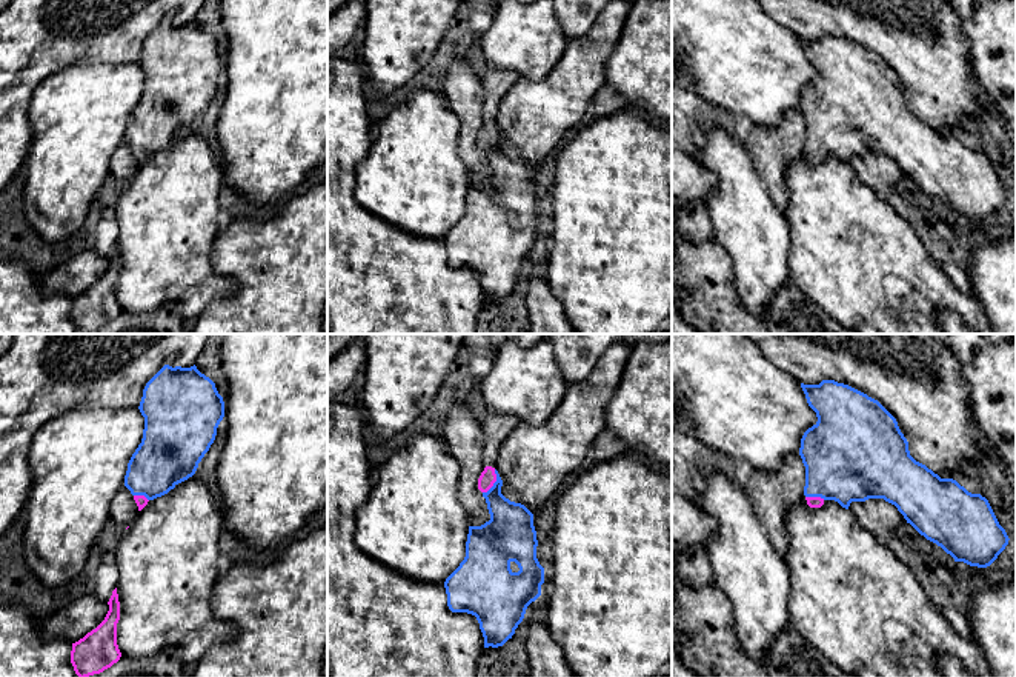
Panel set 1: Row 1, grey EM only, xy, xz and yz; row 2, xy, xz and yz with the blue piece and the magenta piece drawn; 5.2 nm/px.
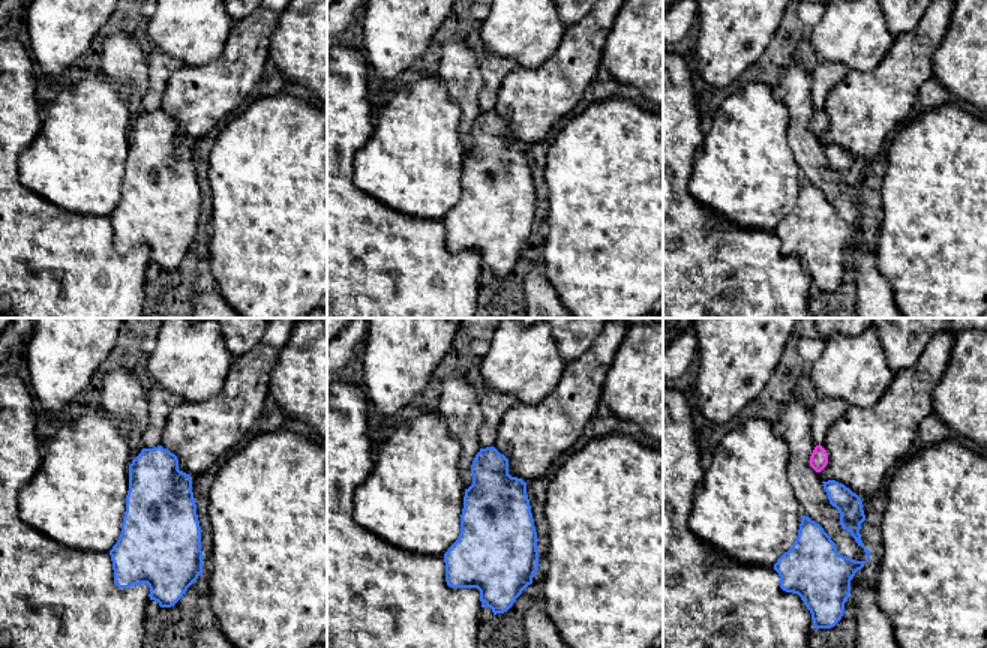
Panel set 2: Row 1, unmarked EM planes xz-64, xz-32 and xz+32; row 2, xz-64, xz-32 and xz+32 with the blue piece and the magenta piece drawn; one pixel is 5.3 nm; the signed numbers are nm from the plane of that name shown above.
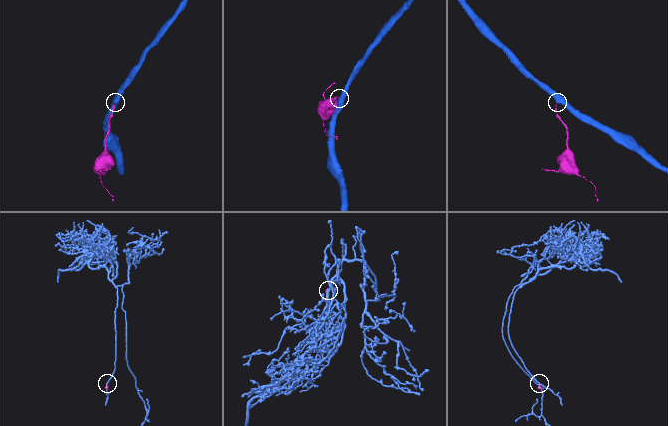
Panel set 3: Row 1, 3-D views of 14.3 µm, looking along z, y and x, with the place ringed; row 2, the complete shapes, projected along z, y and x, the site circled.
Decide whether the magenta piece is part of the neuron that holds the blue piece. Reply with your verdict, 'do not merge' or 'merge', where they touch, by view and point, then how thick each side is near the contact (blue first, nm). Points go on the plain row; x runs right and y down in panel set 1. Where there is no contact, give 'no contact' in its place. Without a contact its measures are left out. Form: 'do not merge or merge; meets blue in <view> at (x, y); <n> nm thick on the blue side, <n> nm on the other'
merge; meets blue in xz at (495, 137); 240 nm thick on the blue side, 90 nm on the other

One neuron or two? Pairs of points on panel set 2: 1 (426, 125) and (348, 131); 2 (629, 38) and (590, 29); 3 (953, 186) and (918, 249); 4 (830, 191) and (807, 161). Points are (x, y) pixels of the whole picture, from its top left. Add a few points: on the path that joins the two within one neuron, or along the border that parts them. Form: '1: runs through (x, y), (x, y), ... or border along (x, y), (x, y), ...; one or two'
1: border along (375, 122), (368, 143), (353, 159); two
2: border along (617, 15), (606, 38), (600, 68); two
3: runs through (948, 201), (920, 234); one
4: runs through (828, 183), (815, 168); one

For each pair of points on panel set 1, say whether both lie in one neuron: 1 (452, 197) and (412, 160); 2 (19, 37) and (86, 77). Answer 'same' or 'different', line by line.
1: same
2: different

